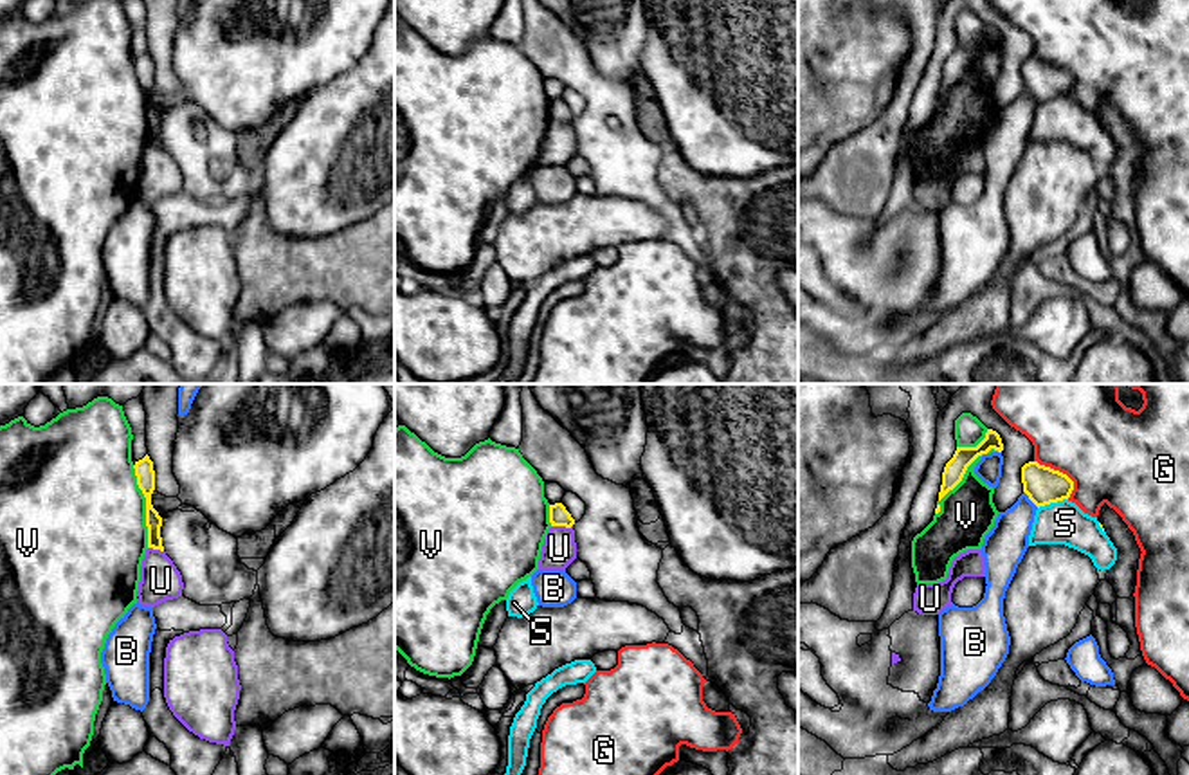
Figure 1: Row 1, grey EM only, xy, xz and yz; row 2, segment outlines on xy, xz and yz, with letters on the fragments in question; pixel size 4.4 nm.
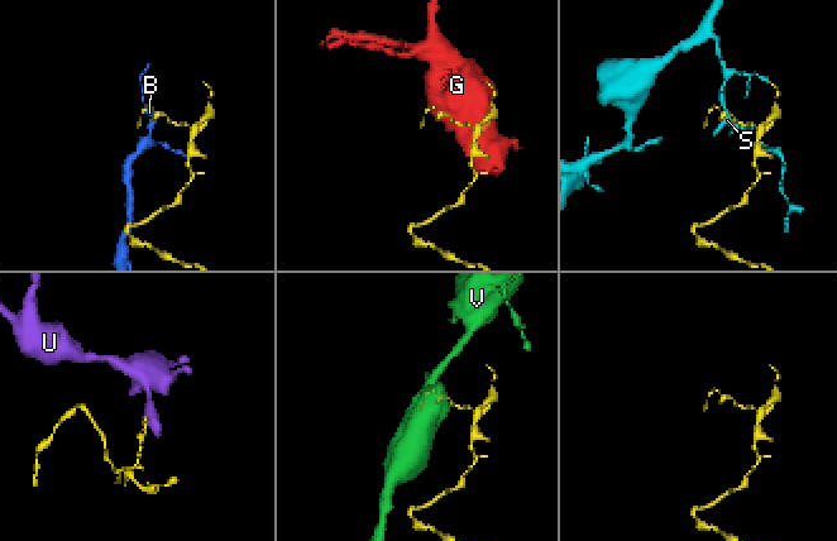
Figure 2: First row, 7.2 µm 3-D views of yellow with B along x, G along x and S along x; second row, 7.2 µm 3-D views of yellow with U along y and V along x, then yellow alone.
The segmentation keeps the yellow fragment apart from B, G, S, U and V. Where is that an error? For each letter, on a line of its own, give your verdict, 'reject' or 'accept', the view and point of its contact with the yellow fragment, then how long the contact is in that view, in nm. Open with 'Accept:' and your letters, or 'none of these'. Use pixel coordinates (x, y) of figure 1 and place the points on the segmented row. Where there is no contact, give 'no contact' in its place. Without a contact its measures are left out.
Accept: none of these
B: reject | yz (1031, 500) | 100 nm
G: reject | yz (1061, 473) | 240 nm
S: reject | yz (1052, 501) | 140 nm
U: reject | xz (562, 525) | 100 nm
V: reject | xy (146, 507) | 380 nm

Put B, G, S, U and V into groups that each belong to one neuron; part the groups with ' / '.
B / G / S / U / V

